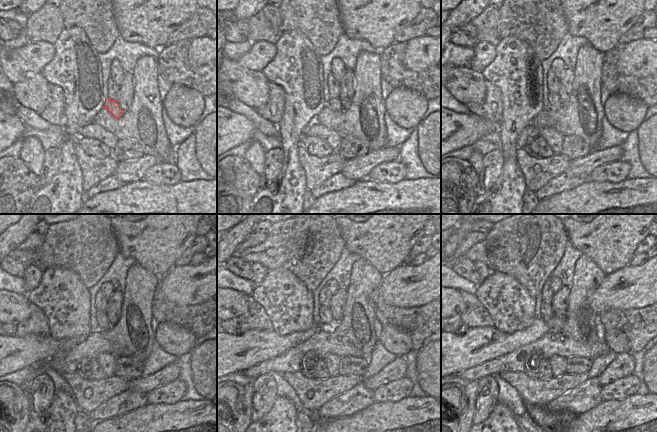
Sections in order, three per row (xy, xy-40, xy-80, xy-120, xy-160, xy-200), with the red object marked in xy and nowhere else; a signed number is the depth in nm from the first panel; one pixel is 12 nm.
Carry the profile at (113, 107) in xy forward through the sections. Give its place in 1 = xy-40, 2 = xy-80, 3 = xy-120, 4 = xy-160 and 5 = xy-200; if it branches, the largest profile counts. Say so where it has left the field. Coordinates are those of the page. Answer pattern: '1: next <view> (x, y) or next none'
1: next xy-40 (335, 105)
2: next xy-80 (554, 100)
3: next xy-120 (102, 320)
4: next xy-160 (326, 320)
5: next xy-200 (546, 310)

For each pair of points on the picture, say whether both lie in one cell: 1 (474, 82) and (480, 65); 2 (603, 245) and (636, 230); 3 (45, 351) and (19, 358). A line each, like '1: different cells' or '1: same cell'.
1: different cells
2: same cell
3: same cell

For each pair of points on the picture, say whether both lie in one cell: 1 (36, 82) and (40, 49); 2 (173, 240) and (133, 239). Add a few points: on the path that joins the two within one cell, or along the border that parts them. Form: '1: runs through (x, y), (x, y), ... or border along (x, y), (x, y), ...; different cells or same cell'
1: border along (40, 72), (27, 72), (25, 78), (16, 84); different cells
2: runs through (163, 240), (143, 240); same cell

